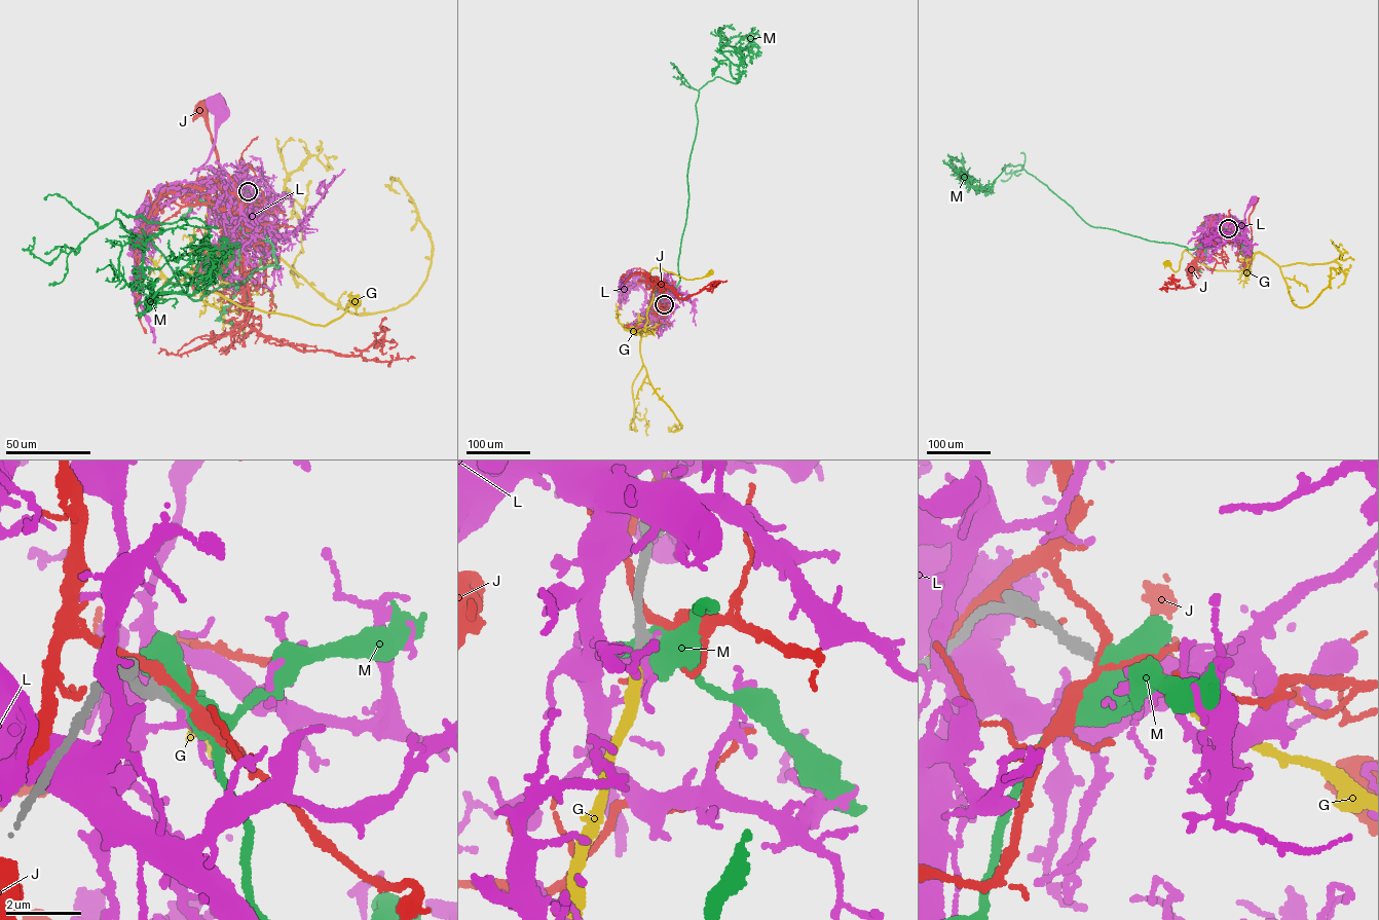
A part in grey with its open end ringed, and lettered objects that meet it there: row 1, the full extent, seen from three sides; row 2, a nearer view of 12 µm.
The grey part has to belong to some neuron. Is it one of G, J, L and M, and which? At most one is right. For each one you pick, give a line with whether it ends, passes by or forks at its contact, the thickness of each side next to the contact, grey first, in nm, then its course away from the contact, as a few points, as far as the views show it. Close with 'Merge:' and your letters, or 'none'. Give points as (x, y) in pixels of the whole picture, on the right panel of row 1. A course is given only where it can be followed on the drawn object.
G: it ends; calibres 360 and 360 nm; course (1228, 228), (1241, 236), (1249, 247), (1250, 260), (1241, 270), (1210, 268), (1185, 250), (1177, 271), (1166, 264)
Merge: G

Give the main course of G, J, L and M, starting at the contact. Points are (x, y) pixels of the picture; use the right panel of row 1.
G: (1228, 228), (1241, 236), (1249, 247), (1250, 260), (1241, 270), (1210, 268), (1185, 250), (1177, 271), (1166, 264)
J: (1227, 228), (1224, 228), (1236, 242), (1250, 243), (1249, 217), (1254, 199)
L: (1227, 228), (1233, 223), (1242, 223), (1253, 198)
M: (1227, 228), (1189, 249), (1090, 226), (1021, 164), (1003, 168), (985, 189), (974, 188), (991, 187), (988, 192)

